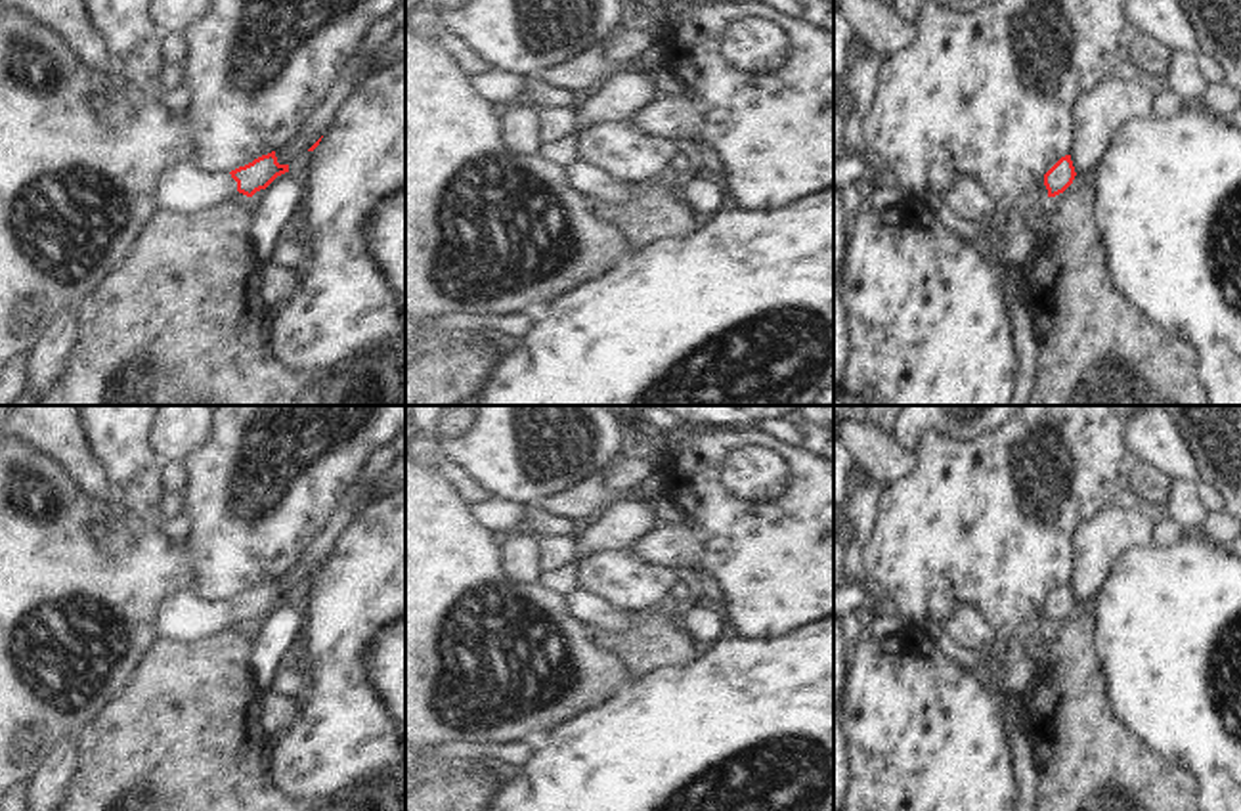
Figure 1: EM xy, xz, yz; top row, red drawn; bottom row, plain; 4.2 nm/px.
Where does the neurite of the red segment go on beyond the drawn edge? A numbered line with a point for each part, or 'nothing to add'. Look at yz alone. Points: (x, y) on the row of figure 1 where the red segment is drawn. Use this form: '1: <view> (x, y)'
nothing to add

